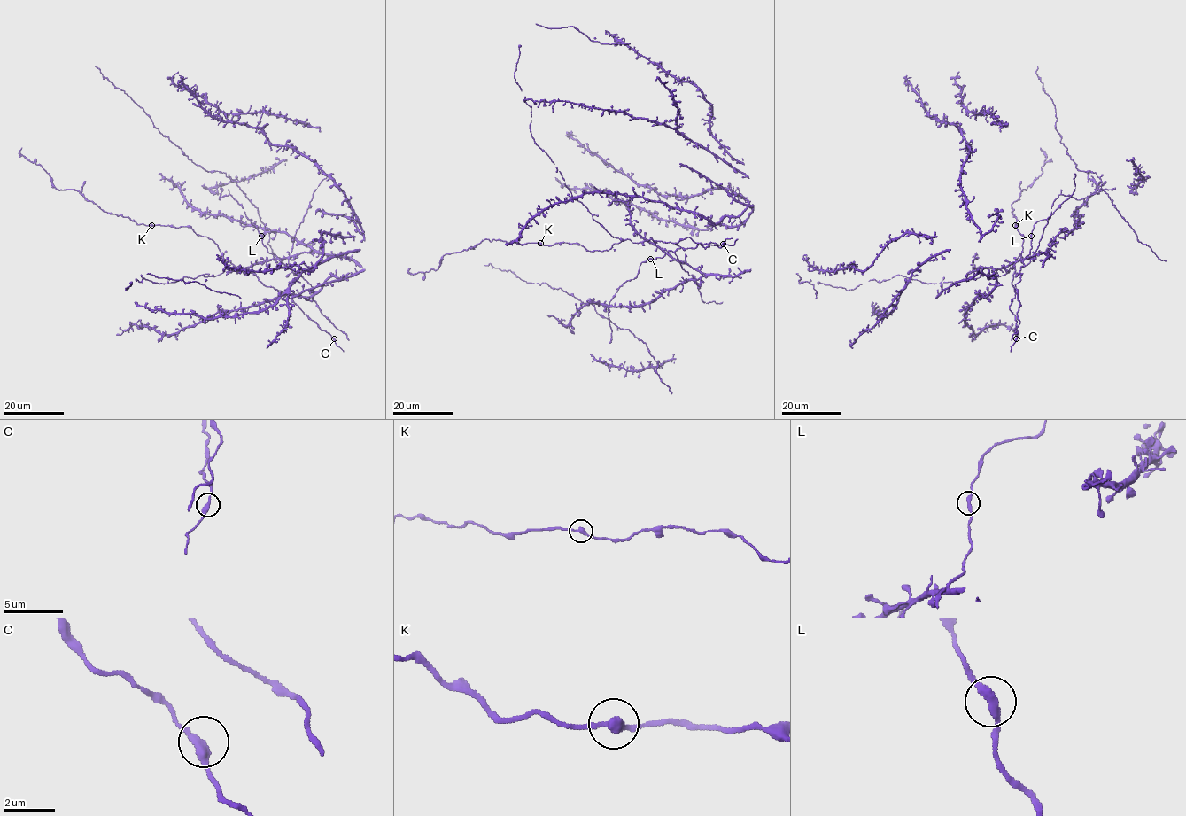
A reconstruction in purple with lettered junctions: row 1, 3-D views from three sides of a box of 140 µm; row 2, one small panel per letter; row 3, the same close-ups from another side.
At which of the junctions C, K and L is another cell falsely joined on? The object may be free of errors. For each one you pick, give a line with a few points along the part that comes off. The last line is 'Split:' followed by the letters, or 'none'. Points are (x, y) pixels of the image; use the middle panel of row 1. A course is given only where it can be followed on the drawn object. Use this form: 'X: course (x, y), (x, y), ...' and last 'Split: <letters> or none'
Split: none

